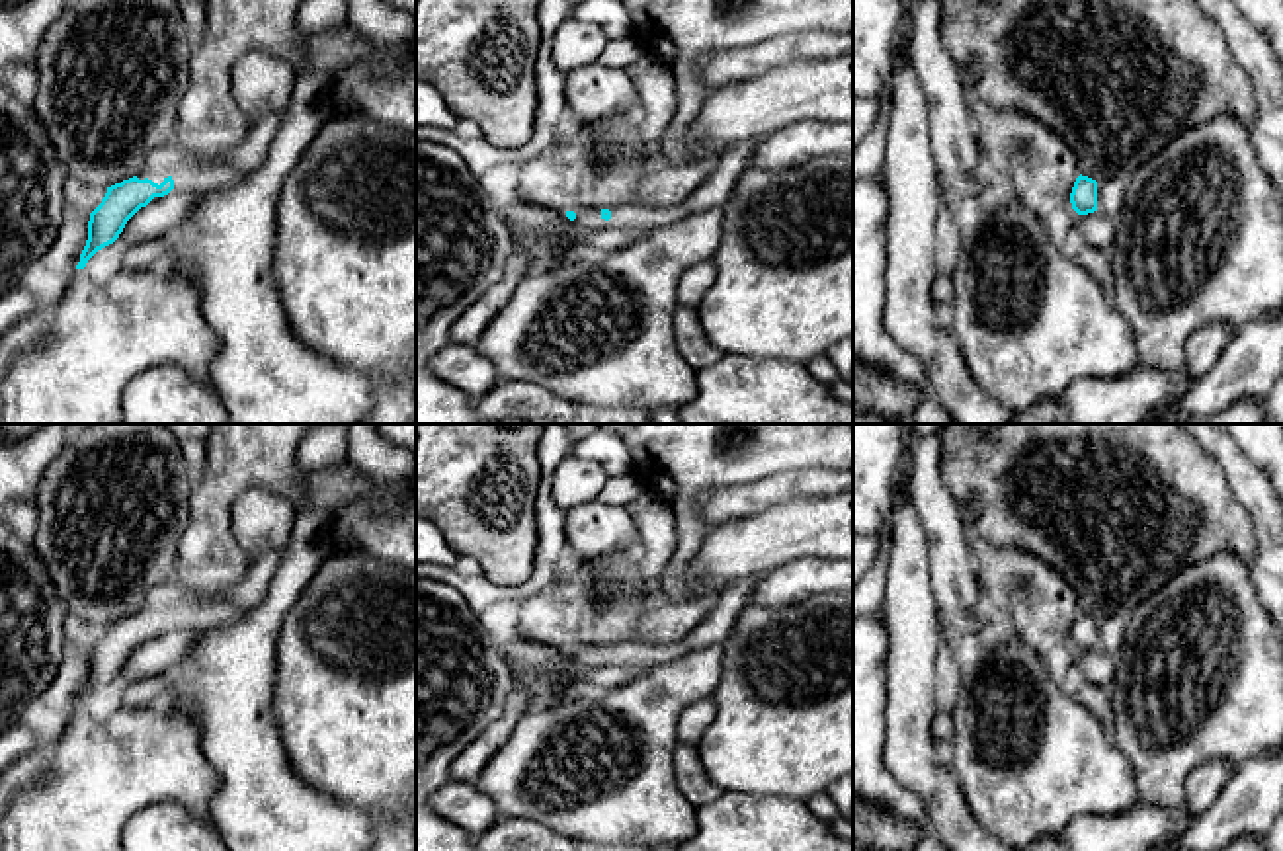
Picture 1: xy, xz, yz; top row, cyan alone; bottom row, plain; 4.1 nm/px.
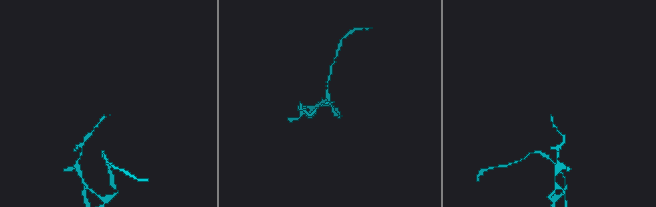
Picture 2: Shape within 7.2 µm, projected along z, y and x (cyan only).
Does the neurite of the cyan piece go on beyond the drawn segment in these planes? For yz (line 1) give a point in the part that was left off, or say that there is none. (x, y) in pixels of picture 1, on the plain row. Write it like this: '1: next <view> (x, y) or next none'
1: next none

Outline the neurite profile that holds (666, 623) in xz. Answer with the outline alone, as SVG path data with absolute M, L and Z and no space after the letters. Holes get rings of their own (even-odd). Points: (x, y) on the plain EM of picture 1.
M721 593L674 603L660 599L639 623L635 642L670 646L685 638L717 605Z

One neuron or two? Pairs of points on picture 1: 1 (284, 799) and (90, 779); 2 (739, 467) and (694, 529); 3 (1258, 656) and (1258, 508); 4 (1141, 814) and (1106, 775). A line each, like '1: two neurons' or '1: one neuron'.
1: two neurons
2: one neuron
3: two neurons
4: two neurons

